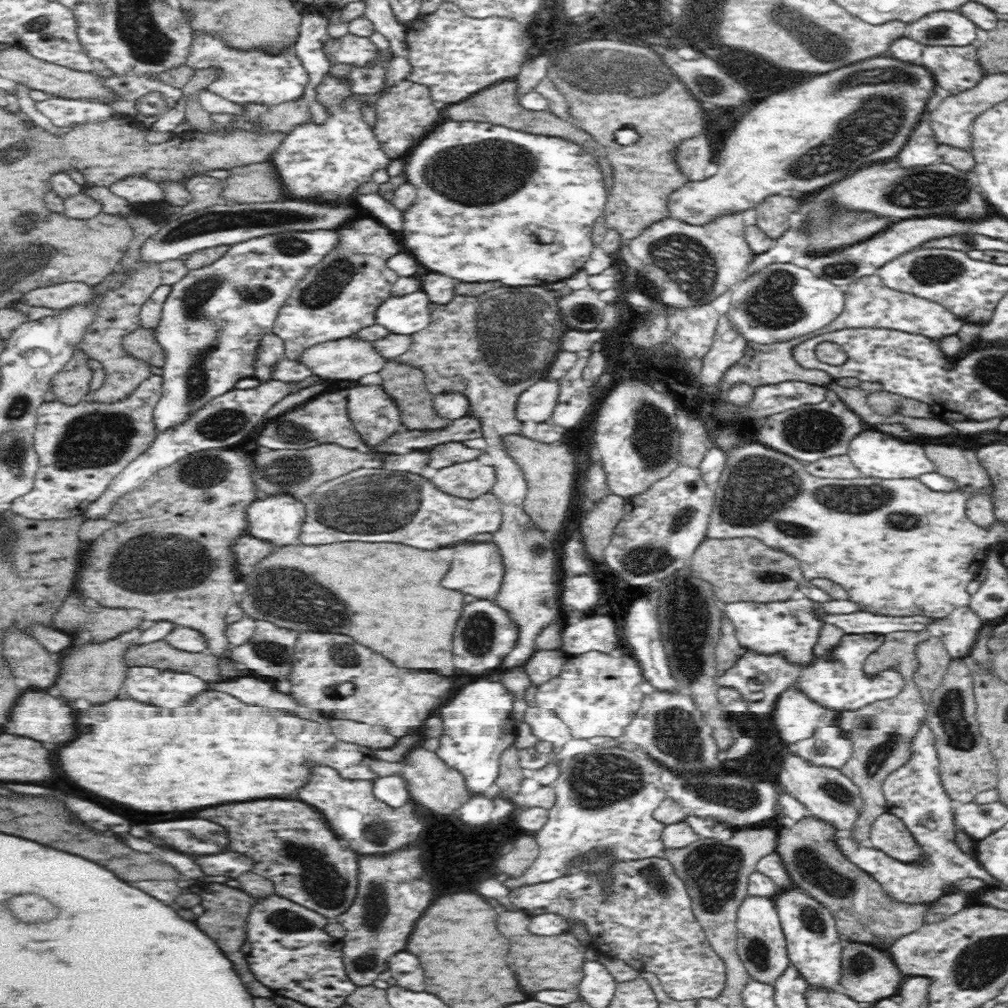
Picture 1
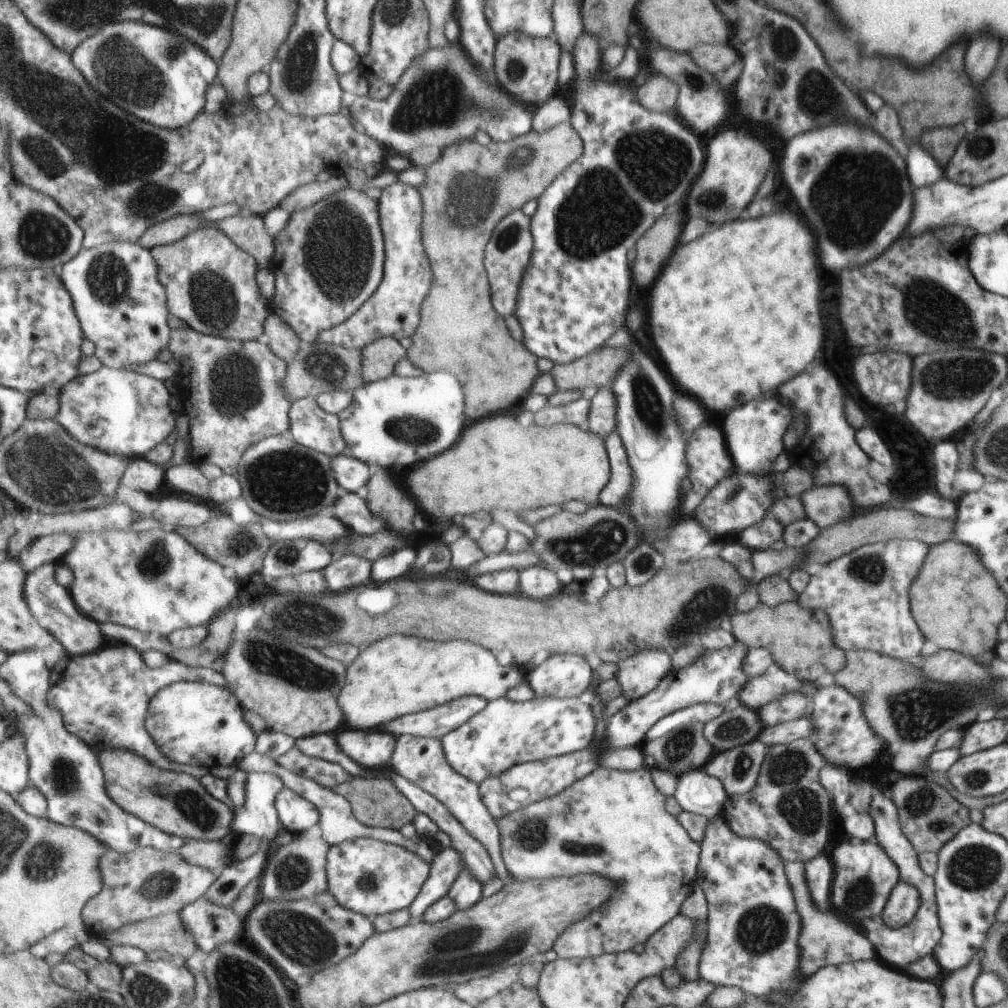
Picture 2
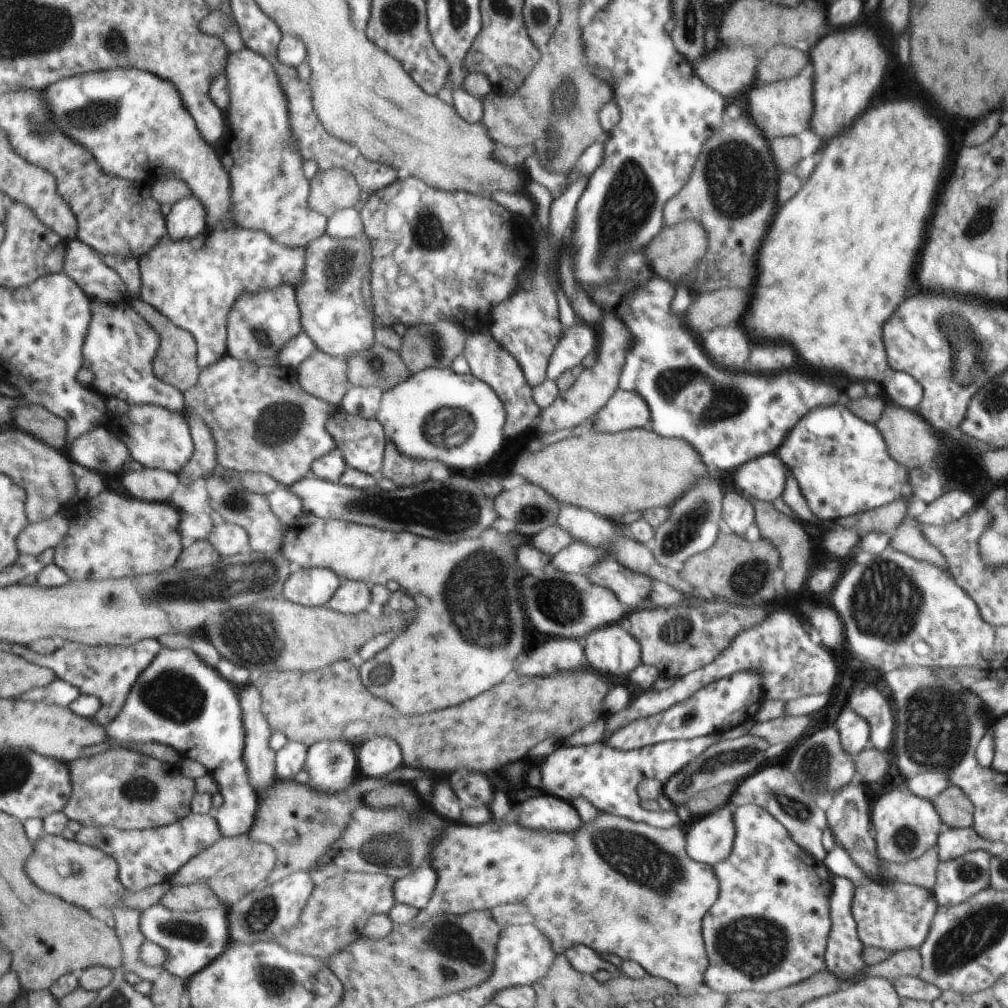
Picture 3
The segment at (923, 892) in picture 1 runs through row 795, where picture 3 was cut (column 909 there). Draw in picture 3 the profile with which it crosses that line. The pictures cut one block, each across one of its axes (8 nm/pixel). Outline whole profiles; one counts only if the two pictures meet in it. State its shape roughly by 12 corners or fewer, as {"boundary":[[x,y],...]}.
{"boundary":[[881,879],[855,886],[849,908],[863,947],[917,949],[936,899]]}

